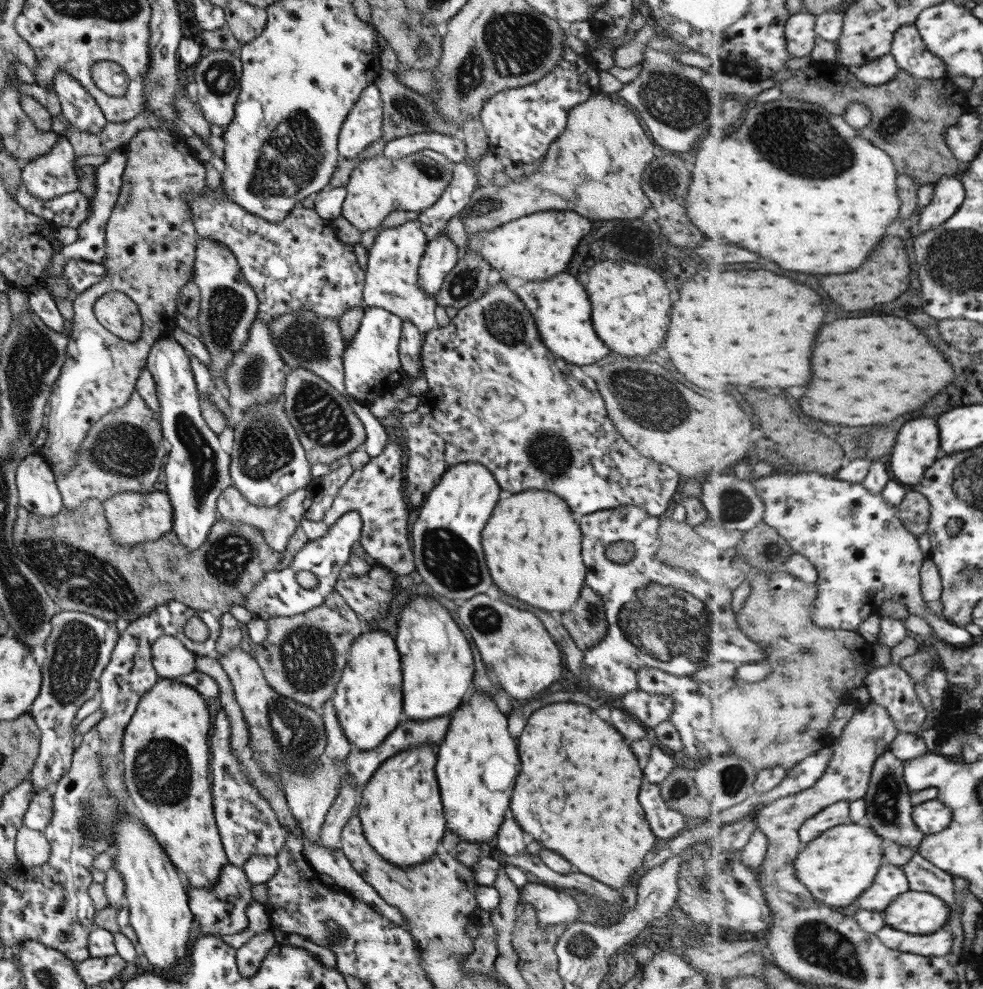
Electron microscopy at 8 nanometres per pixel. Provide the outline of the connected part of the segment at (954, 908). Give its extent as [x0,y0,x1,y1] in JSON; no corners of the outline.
[902,853,959,920]

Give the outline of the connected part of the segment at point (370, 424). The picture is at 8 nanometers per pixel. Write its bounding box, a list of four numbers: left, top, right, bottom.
[346,397,389,458]

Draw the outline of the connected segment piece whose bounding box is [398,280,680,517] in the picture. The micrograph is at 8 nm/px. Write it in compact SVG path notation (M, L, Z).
M499 281L487 287L487 290L481 294L481 298L469 302L467 307L457 309L457 315L451 318L447 326L432 329L424 335L422 346L420 347L420 366L425 375L427 390L421 396L419 408L408 413L398 414L399 424L403 426L405 441L403 442L404 455L407 456L404 467L403 489L409 504L415 510L410 510L410 514L415 514L426 494L437 484L440 476L454 464L459 463L479 463L482 464L494 476L500 490L515 494L523 492L527 488L537 488L537 490L547 490L547 492L557 494L561 500L567 502L571 512L577 512L577 517L590 515L592 512L607 510L608 508L617 508L621 504L635 504L642 508L651 516L660 517L664 510L669 506L669 500L675 491L680 489L677 472L660 465L654 460L640 455L625 439L619 436L619 432L613 428L611 419L607 416L602 396L597 390L594 380L591 380L589 373L579 369L577 366L564 362L555 355L551 354L547 347L542 343L533 324L533 316L527 314L527 308L524 308L523 302L515 293L511 292L503 281Z

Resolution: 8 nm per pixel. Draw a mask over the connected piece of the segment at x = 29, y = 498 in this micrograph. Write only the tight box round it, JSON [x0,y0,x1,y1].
[14,454,64,516]

